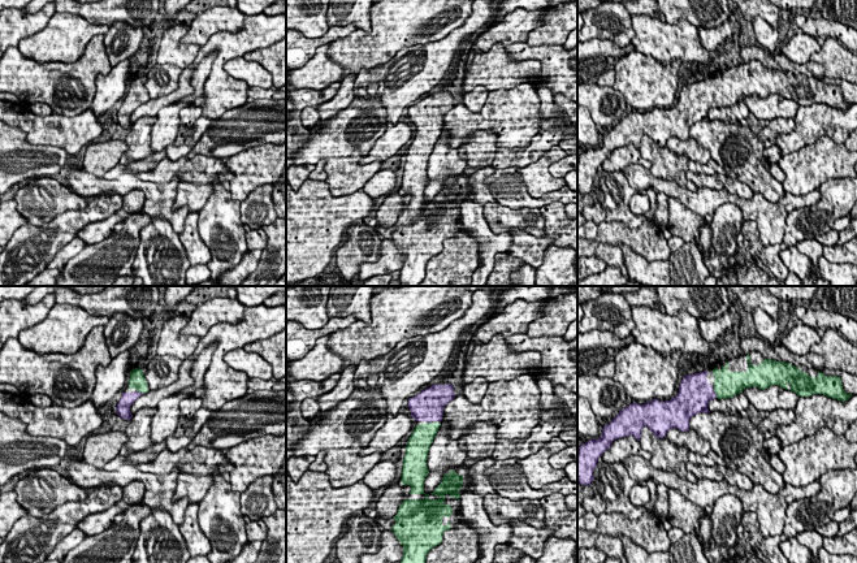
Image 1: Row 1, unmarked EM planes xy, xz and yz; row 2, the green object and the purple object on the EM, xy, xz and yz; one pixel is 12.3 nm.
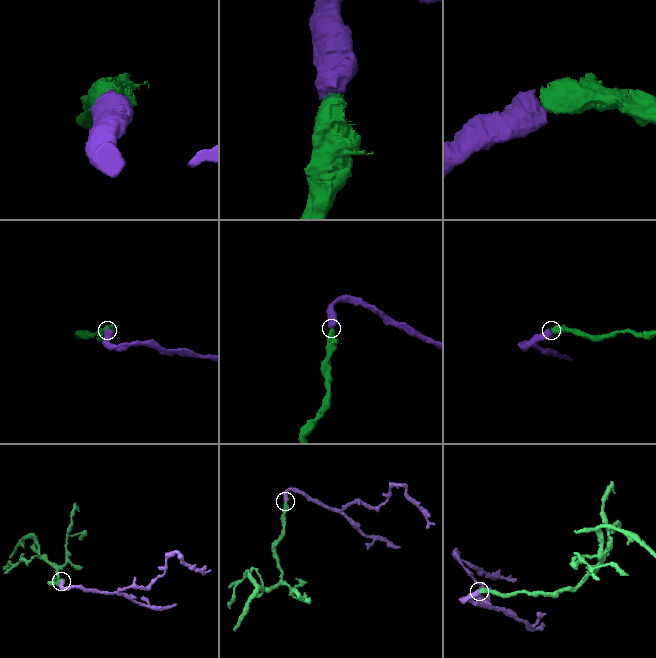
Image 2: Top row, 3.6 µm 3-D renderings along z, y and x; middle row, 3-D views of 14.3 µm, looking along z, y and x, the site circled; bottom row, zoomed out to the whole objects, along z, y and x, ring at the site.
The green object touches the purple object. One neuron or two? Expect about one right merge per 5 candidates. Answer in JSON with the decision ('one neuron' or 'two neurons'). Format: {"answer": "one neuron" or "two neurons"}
{"answer": "one neuron"}

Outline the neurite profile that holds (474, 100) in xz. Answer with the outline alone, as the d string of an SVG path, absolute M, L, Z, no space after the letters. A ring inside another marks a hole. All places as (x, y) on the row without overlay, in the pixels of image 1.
M476 86L471 92L463 94L464 105L473 113L477 113L482 109L486 98L488 90L485 86Z

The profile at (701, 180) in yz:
M688 169L687 179L692 181L697 187L707 187L713 190L722 190L723 183L717 178L717 176L709 176L705 173L693 173Z

